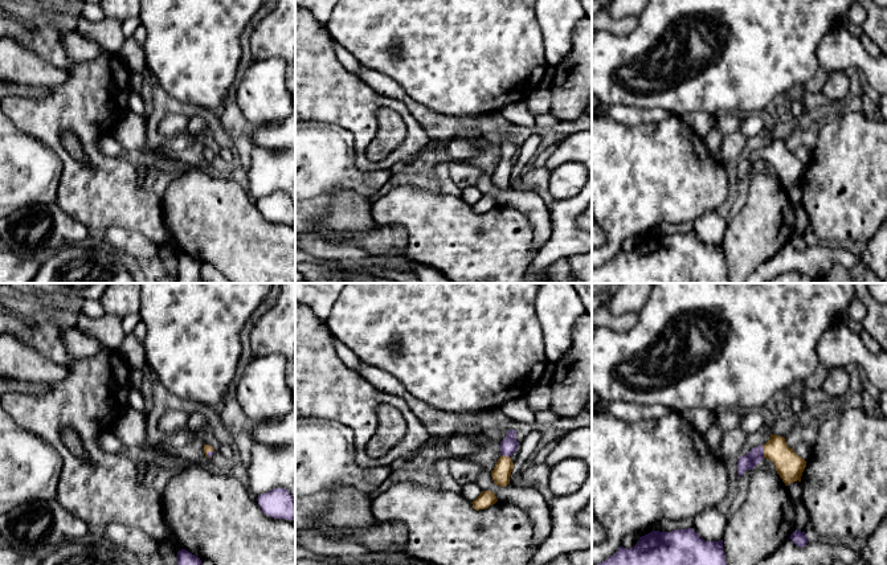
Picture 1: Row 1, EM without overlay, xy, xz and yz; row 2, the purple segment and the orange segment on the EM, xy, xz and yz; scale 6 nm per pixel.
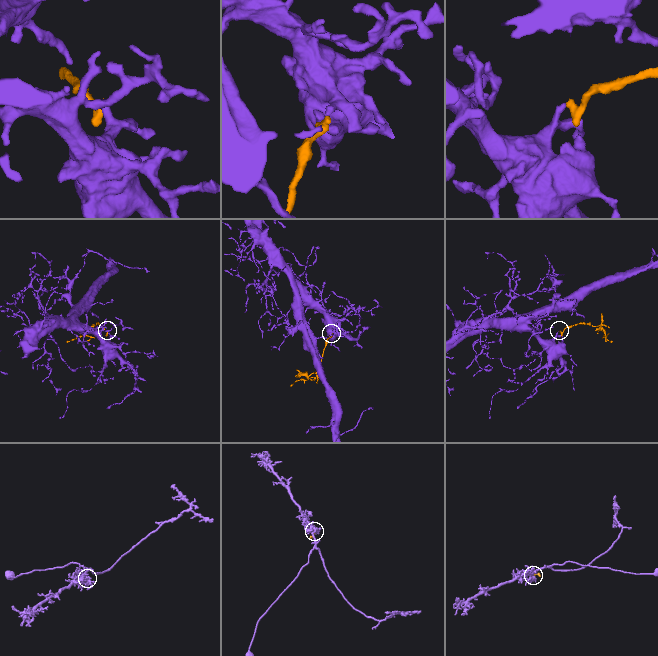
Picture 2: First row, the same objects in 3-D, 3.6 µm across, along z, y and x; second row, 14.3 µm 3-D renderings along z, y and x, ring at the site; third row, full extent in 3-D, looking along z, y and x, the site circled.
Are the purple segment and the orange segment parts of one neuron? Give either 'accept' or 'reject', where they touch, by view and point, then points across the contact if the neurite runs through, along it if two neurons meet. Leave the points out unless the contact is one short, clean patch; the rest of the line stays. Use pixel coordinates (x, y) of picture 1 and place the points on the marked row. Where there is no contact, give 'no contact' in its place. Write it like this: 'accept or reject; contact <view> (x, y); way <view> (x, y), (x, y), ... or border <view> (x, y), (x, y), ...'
accept; contact yz (763, 451); way yz (747, 462), (763, 451), (775, 451), (789, 466)

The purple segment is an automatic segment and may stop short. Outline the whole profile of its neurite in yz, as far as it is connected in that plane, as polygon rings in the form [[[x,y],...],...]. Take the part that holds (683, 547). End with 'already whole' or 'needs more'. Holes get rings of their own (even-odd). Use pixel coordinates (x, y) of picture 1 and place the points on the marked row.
[[[692,528],[671,532],[653,531],[626,549],[618,550],[597,565],[727,565],[723,540],[704,541]]]; already whole

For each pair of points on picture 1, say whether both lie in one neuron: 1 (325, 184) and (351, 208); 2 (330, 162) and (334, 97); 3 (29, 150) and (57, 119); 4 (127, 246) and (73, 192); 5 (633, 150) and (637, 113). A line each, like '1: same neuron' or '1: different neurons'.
1: different neurons
2: different neurons
3: different neurons
4: different neurons
5: different neurons

